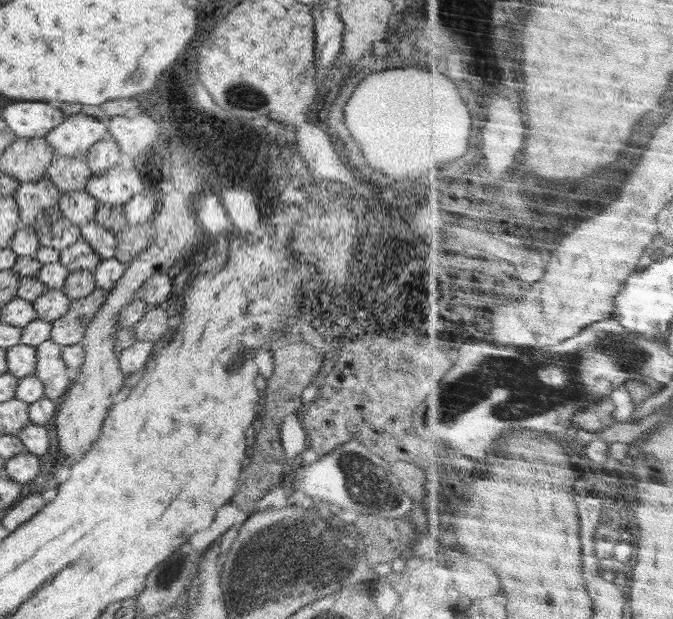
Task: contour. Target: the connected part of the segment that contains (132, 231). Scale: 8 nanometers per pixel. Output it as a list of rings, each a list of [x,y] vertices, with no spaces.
[[[151,223],[130,224],[128,228],[120,232],[117,238],[117,251],[115,258],[126,266],[138,257],[138,254],[145,251],[145,248],[155,237],[154,226]]]

